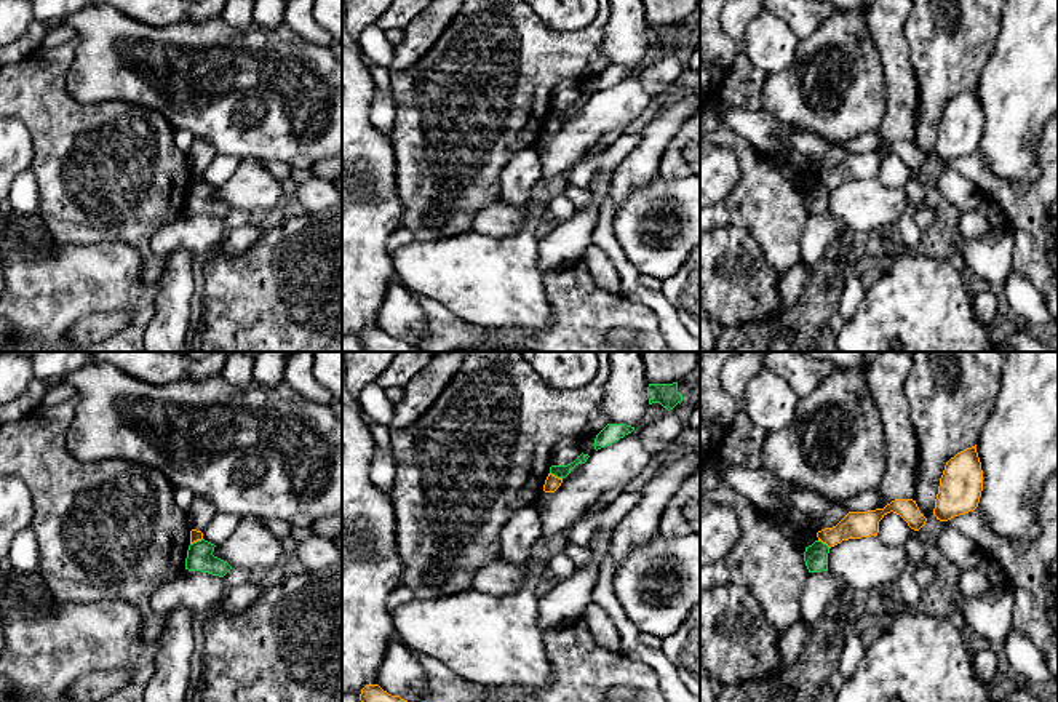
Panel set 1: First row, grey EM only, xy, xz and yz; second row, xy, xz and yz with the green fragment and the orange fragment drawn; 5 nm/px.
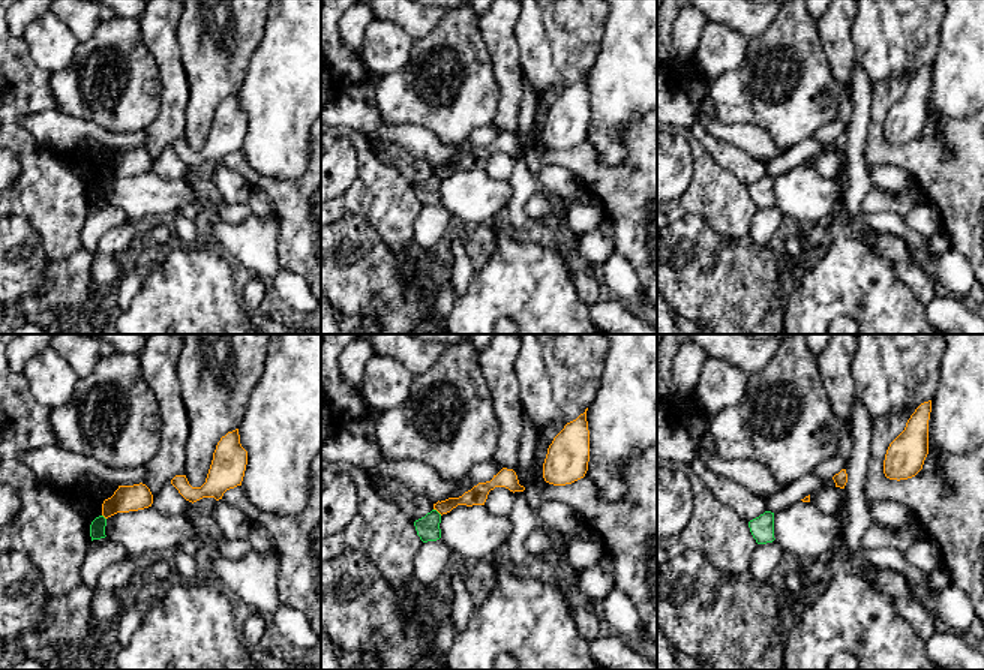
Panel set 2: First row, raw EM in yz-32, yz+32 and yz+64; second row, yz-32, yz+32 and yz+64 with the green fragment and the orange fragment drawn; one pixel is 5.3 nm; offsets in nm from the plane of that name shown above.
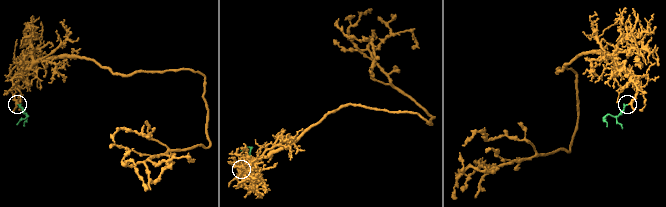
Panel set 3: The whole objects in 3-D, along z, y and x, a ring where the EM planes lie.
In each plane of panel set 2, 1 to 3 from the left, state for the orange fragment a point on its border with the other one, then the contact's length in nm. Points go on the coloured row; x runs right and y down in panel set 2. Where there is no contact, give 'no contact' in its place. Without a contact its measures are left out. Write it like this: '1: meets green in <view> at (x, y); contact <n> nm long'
1: meets green in yz-32 at (104, 517); contact 40 nm long
2: meets green in yz+32 at (437, 511); contact 60 nm long
3: no contact

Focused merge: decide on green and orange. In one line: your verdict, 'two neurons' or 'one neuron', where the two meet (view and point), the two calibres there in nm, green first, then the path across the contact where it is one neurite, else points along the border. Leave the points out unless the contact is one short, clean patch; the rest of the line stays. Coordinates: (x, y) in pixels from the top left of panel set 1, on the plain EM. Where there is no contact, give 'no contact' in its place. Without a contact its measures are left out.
two neurons | xz (556, 117) | 60/80 nm | along xz (550, 114), (561, 120)

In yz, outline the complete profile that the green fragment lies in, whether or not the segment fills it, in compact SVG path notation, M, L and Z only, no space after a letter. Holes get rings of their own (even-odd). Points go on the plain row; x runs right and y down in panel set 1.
M815 182L812 187L805 189L804 203L809 214L828 213L828 195L829 189L821 182Z

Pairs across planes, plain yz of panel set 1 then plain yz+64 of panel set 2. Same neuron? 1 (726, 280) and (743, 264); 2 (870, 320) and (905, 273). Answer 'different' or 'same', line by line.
1: same
2: different

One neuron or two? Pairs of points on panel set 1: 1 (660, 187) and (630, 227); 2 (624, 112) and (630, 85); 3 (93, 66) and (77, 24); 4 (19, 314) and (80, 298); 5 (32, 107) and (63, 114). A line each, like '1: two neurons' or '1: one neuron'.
1: one neuron
2: one neuron
3: one neuron
4: one neuron
5: one neuron

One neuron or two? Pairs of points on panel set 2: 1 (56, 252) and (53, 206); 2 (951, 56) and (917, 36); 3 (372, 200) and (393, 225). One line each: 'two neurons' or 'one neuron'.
1: one neuron
2: two neurons
3: one neuron

